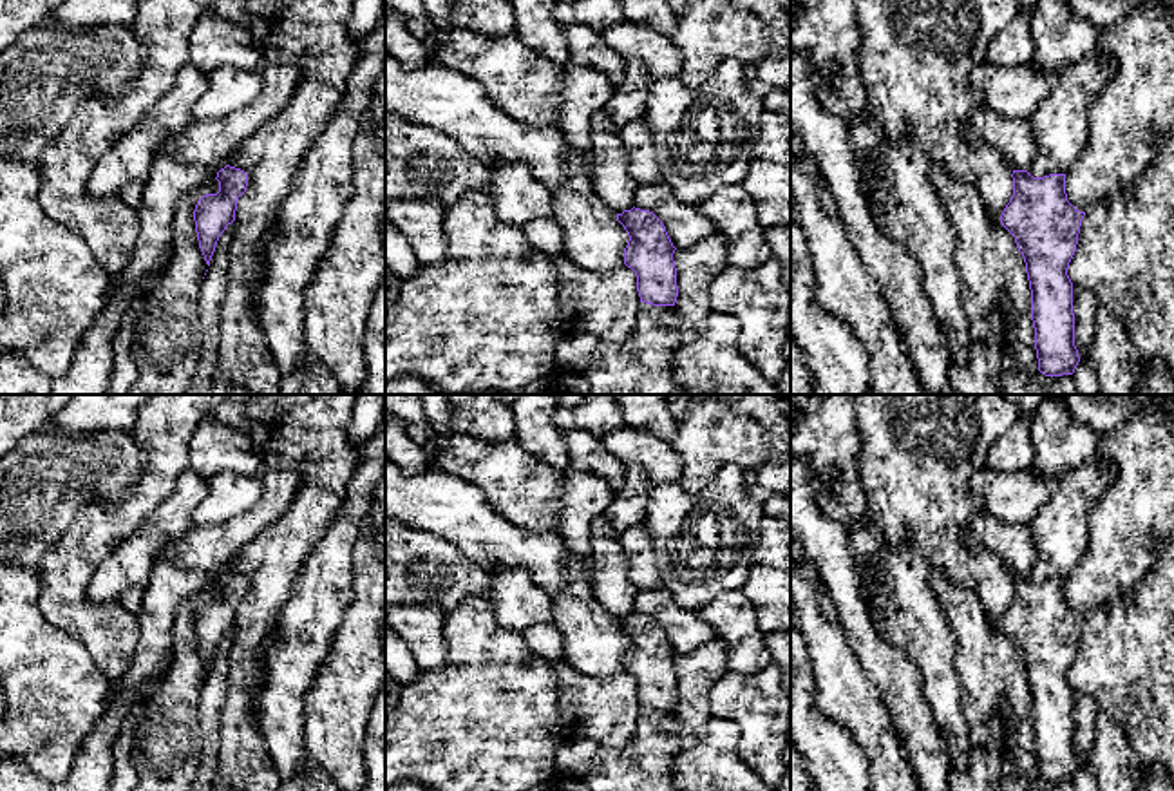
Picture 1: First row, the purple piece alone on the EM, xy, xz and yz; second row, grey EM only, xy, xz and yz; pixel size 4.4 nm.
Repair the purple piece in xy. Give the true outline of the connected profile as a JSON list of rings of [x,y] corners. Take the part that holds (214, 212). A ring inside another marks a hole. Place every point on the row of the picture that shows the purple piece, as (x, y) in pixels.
[[[230,165],[215,179],[219,192],[203,195],[194,210],[199,248],[208,266],[221,233],[235,221],[237,201],[248,186],[248,174]]]

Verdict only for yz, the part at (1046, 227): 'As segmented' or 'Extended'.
As segmented

